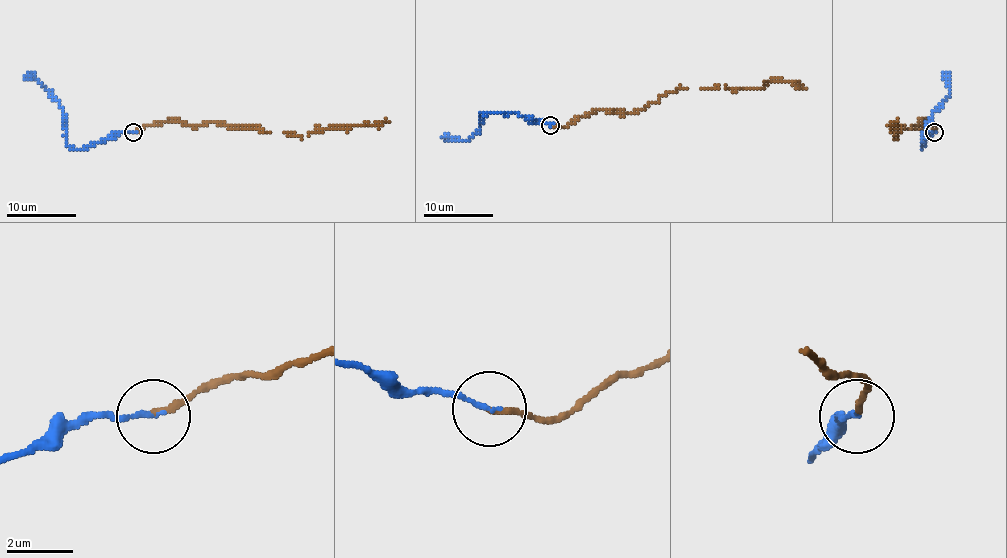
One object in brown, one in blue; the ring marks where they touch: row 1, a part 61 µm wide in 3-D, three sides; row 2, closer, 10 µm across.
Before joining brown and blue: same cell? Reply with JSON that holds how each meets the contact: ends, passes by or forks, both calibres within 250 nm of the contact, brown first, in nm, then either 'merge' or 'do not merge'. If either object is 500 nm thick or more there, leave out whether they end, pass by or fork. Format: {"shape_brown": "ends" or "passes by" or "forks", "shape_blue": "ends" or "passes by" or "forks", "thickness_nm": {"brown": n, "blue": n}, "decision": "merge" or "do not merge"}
{"shape_brown": "ends", "shape_blue": "ends", "thickness_nm": {"brown": 180, "blue": 140}, "decision": "merge"}

